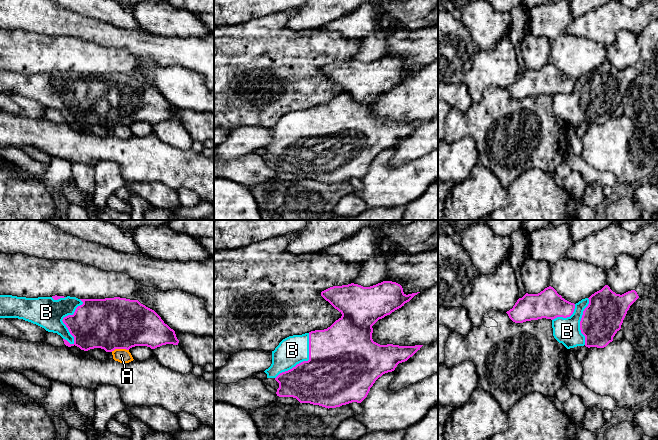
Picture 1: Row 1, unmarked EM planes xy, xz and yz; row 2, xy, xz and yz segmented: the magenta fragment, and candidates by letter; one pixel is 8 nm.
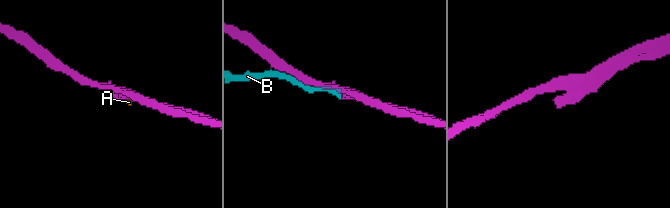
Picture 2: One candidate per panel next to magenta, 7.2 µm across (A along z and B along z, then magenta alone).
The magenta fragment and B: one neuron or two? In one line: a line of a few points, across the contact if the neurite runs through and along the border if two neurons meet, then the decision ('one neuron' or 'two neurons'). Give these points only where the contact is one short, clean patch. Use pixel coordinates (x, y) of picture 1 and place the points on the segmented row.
one neuron

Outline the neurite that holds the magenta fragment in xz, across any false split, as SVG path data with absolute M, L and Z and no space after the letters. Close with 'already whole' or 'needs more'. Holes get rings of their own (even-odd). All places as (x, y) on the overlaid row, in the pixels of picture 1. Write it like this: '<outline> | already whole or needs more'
M383 281L370 287L351 283L333 286L322 291L321 296L337 309L342 316L327 329L289 336L283 339L272 351L272 364L264 372L267 374L267 378L274 378L279 383L276 392L277 396L293 397L300 403L310 403L328 409L352 402L361 403L379 377L394 371L399 363L407 361L423 346L380 345L372 339L372 326L379 319L404 306L418 293L420 292L406 295L402 286L392 281Z | needs more

